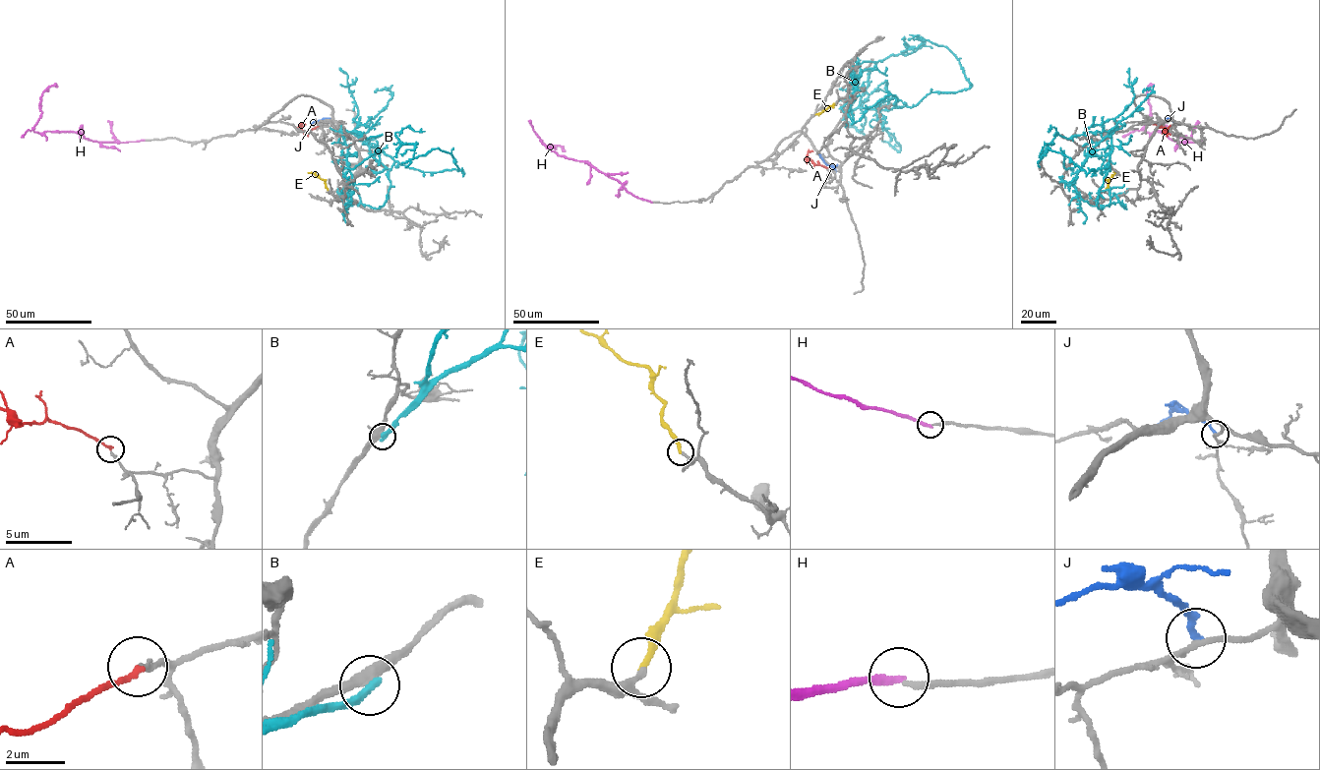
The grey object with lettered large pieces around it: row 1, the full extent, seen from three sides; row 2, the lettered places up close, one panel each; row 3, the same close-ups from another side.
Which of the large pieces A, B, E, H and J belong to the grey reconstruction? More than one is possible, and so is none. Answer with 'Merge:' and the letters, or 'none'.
Merge: A, E

